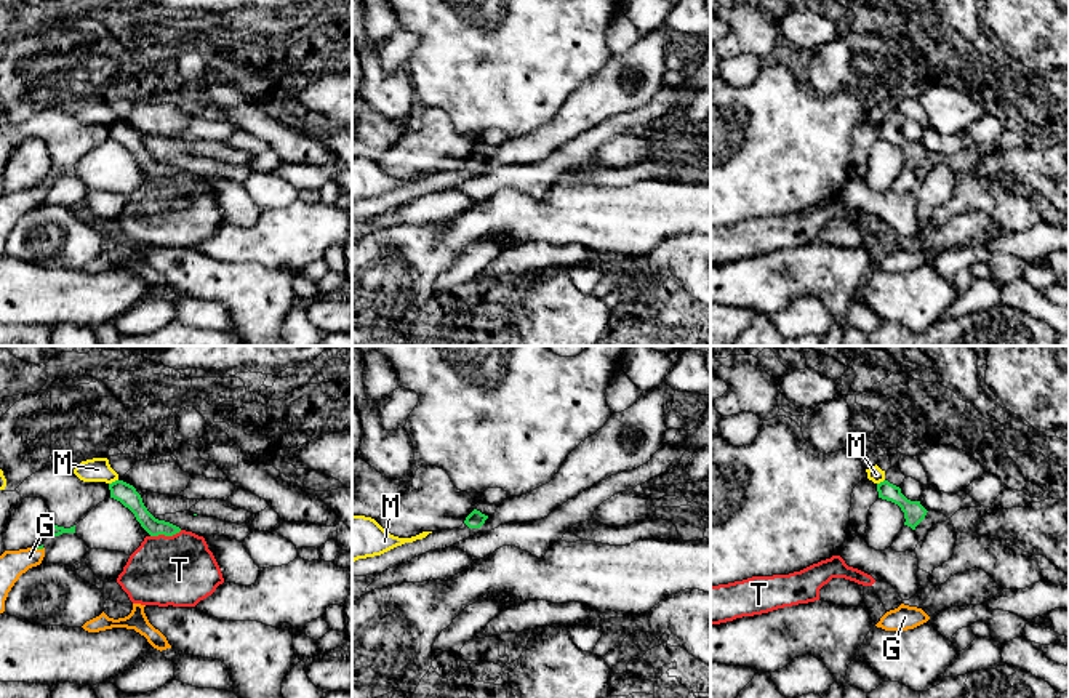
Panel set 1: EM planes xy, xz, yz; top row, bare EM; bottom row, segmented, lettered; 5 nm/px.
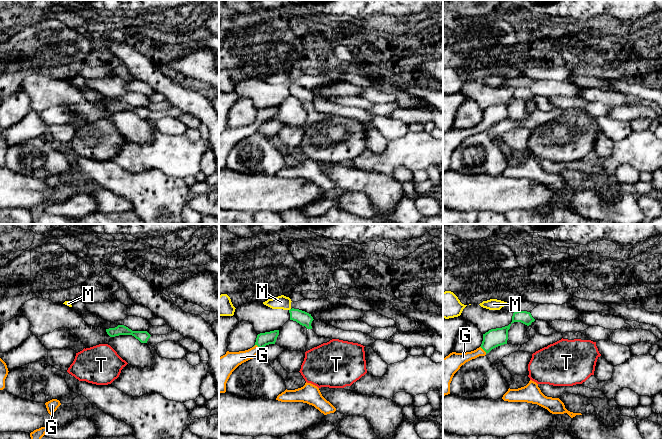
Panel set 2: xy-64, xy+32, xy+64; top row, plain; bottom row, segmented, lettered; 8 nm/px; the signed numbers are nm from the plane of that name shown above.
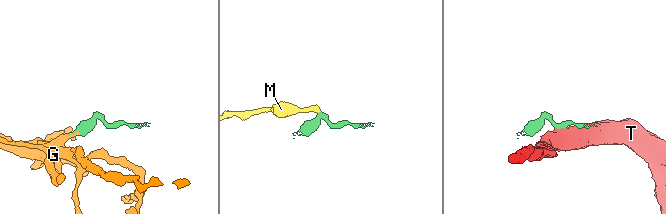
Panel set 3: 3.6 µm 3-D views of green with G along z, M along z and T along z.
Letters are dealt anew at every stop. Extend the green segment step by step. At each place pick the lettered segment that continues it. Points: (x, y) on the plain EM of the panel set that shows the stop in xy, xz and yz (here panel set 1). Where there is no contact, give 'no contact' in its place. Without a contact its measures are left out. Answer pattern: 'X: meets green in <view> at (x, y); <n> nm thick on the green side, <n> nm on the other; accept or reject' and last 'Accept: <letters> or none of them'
G: meets green in xy at (40, 189); 20 nm thick on the green side, 140 nm on the other; accept
M: meets green in xy at (112, 124); 100 nm thick on the green side, 130 nm on the other; reject
T: meets green in xy at (165, 176); 90 nm thick on the green side, 360 nm on the other; reject
Accept: G

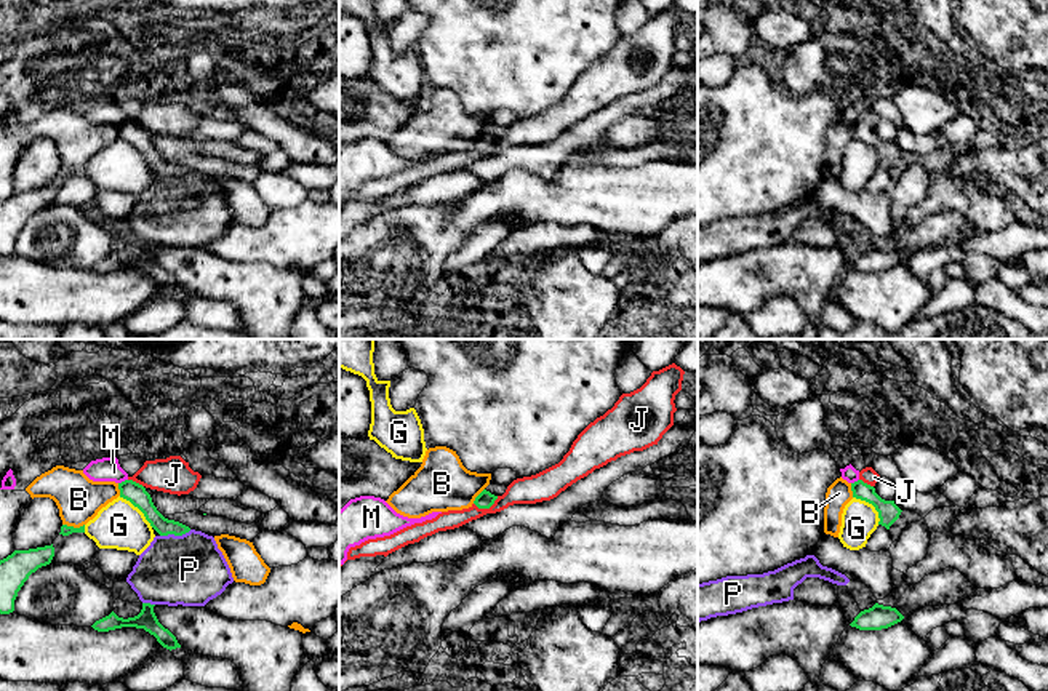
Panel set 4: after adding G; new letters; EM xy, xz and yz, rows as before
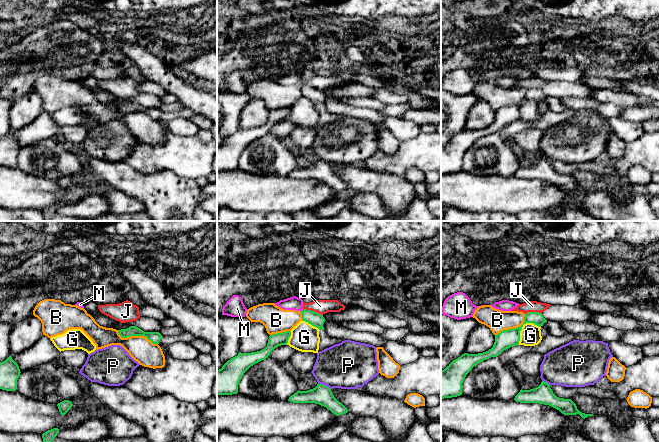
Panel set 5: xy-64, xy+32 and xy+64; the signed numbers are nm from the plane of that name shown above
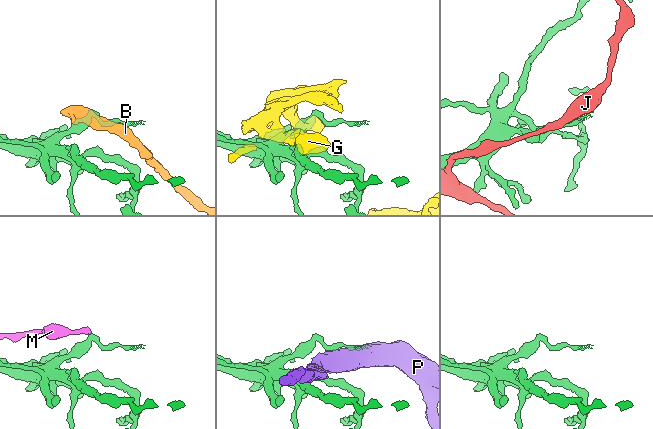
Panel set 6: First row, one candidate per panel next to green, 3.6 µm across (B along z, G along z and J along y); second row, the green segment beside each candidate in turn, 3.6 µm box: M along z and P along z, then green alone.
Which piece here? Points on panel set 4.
B: meets green in xy at (72, 168); 50 nm thick on the green side, 220 nm on the other; reject
G: meets green in yz at (872, 146); 110 nm thick on the green side, 190 nm on the other; reject
J: meets green in xz at (487, 149); 90 nm thick on the green side, 140 nm on the other; reject
M: meets green in xy at (122, 123); 100 nm thick on the green side, 130 nm on the other; reject
P: meets green in xy at (175, 176); 90 nm thick on the green side, 360 nm on the other; reject
Accept: none of them

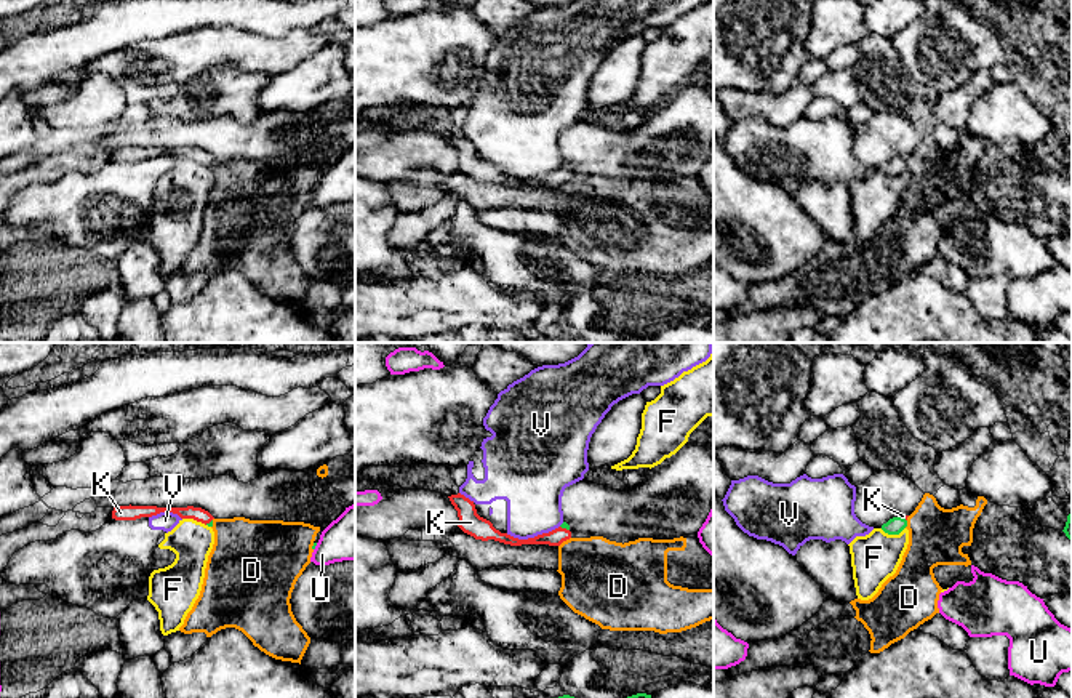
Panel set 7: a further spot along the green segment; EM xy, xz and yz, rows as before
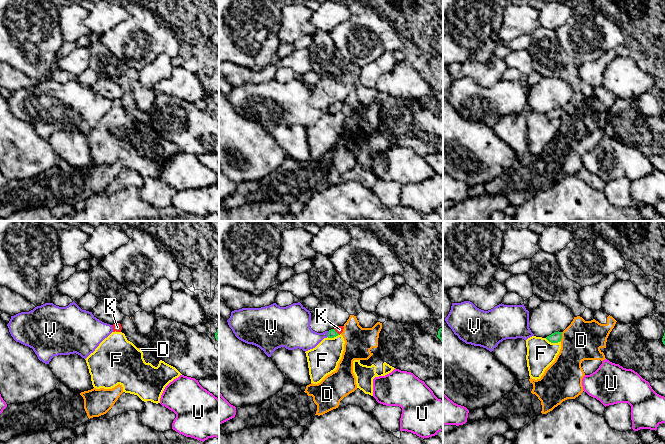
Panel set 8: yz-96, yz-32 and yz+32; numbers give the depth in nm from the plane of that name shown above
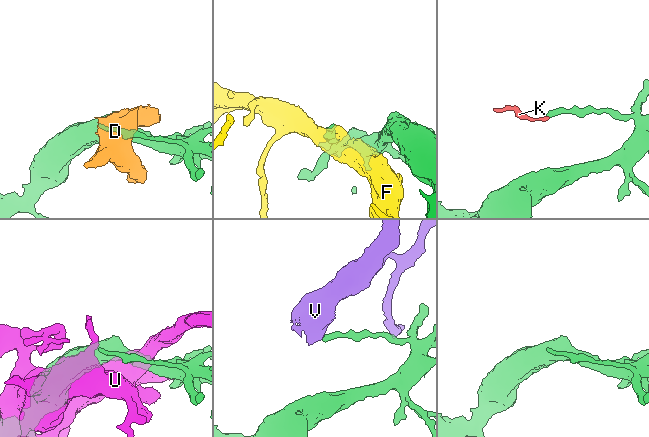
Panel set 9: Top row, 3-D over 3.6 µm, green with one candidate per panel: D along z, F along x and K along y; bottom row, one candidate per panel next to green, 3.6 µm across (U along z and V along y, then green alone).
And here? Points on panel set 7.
D: meets green in yz at (906, 165); 90 nm thick on the green side, 280 nm on the other; reject
F: meets green in yz at (892, 175); 90 nm thick on the green side, 240 nm on the other; reject
K: meets green in xz at (565, 168); 30 nm thick on the green side, 80 nm on the other; accept
U: meets green in xy at (316, 186); 20 nm thick on the green side, 240 nm on the other; reject
V: meets green in xz at (562, 165); 30 nm thick on the green side, 320 nm on the other; reject
Accept: K

